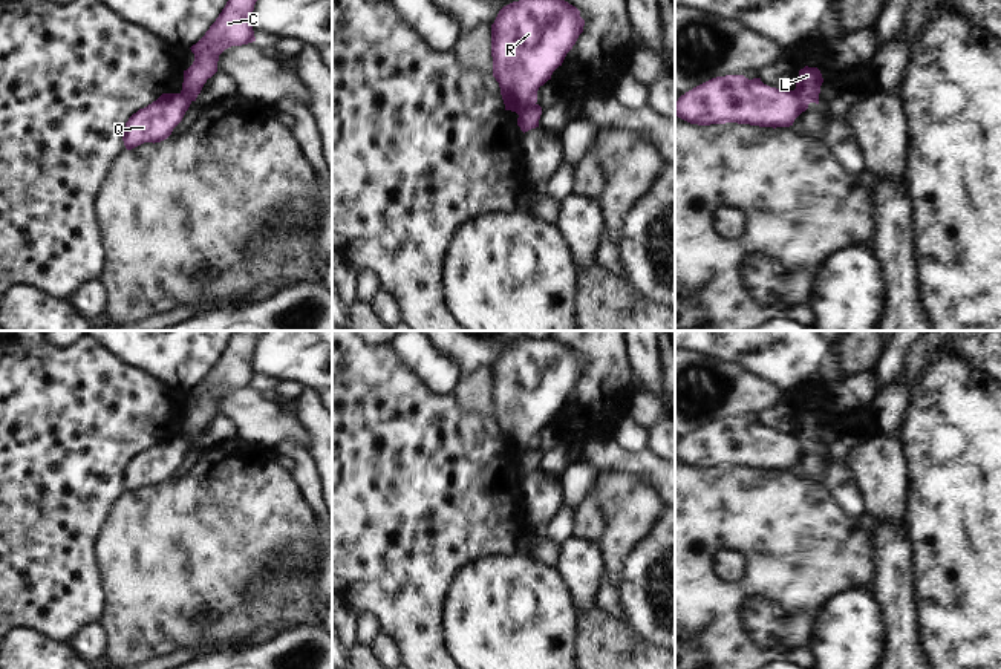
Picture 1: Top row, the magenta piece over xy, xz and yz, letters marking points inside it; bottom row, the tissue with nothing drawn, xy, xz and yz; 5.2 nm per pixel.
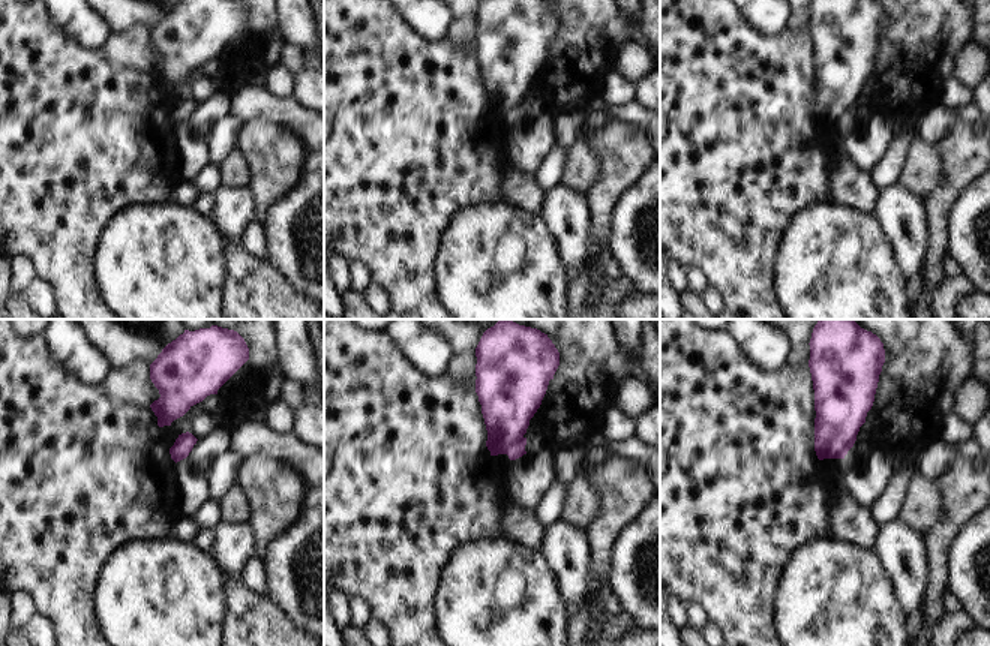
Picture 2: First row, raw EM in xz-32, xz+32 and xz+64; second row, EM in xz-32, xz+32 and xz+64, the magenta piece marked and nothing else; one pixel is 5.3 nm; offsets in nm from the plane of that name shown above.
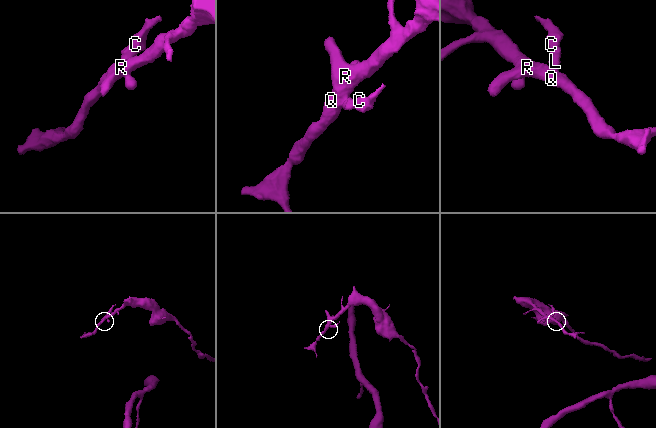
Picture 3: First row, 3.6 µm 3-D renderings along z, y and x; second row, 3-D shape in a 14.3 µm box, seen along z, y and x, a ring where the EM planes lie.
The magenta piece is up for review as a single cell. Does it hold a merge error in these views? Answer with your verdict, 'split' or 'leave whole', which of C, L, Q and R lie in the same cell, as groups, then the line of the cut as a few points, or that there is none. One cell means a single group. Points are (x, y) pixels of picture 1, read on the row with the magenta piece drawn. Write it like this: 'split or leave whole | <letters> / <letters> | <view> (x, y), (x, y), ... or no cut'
split | C L / Q R | xz (534, 103), (528, 104), (519, 117)

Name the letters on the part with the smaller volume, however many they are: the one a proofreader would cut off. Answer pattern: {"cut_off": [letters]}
{"cut_off": ["C", "L"]}

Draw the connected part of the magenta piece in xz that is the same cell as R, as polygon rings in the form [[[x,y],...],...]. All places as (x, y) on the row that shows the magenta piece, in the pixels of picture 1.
[[[519,0],[504,6],[491,24],[493,77],[505,110],[520,112],[537,103],[537,90],[562,66],[583,32],[580,11],[565,0]]]

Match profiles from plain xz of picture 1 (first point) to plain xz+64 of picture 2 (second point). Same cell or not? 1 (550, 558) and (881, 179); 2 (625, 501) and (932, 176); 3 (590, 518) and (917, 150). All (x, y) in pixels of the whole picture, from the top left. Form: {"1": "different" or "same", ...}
{"1": "different", "2": "different", "3": "same"}

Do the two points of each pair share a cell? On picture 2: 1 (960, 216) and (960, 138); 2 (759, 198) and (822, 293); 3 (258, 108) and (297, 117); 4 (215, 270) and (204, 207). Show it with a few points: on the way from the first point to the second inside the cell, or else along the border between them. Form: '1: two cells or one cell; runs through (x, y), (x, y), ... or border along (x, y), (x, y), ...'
1: two cells; border along (974, 179), (951, 206), (947, 215), (947, 225)
2: two cells; border along (807, 207), (791, 218), (773, 266)
3: one cell; runs through (267, 108), (288, 111)
4: two cells; border along (191, 207), (207, 218)

